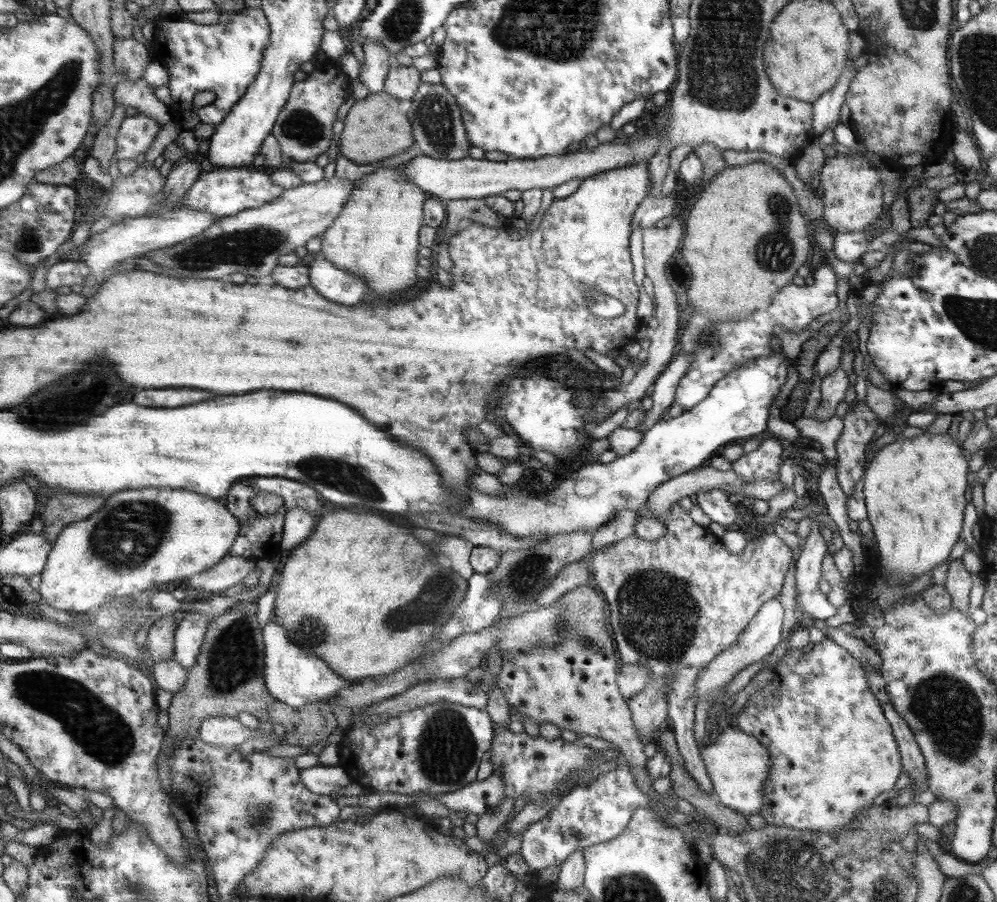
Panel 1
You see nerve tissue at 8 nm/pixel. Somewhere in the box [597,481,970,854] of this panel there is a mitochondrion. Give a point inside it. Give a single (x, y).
(656, 612)

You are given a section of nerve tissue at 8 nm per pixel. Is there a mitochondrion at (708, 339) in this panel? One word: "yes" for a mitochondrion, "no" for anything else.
yes

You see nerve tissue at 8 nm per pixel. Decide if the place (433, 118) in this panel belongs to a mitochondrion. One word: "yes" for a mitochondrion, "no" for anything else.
yes

